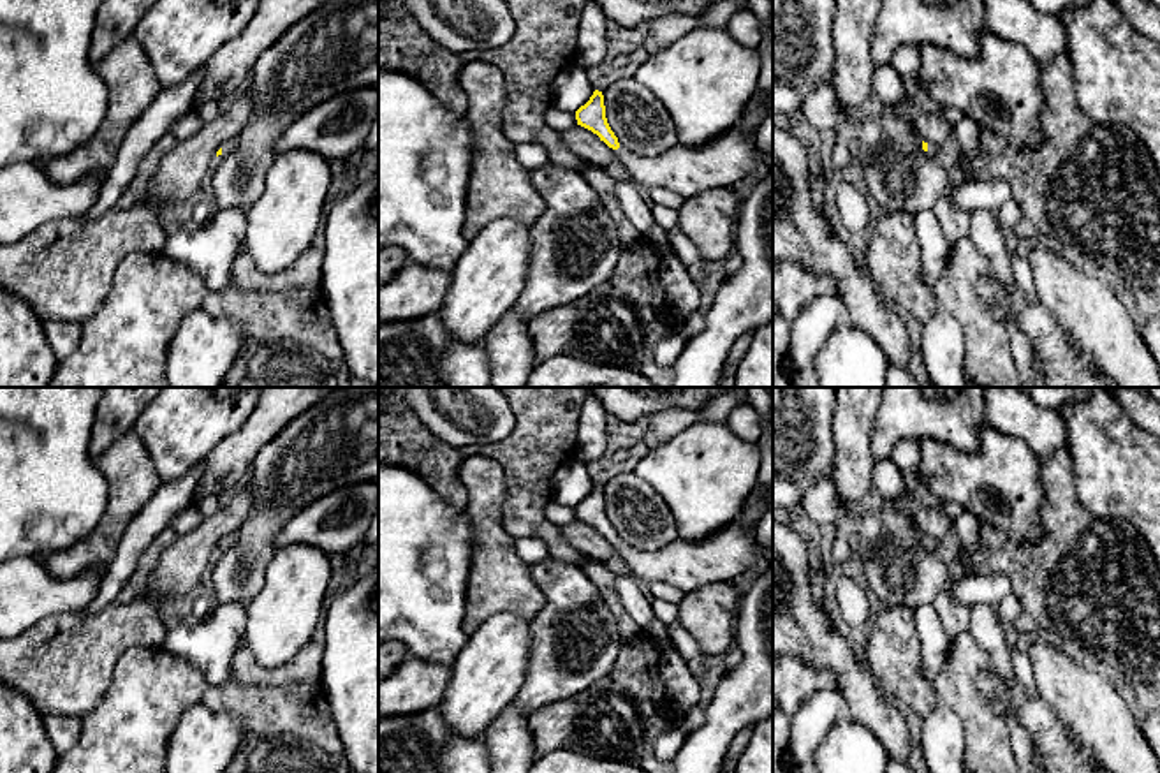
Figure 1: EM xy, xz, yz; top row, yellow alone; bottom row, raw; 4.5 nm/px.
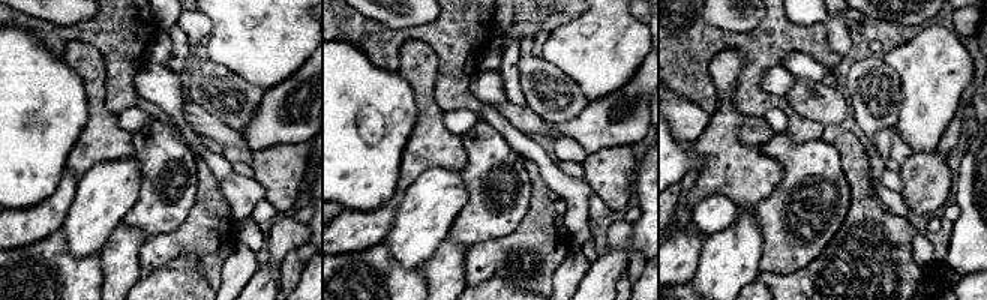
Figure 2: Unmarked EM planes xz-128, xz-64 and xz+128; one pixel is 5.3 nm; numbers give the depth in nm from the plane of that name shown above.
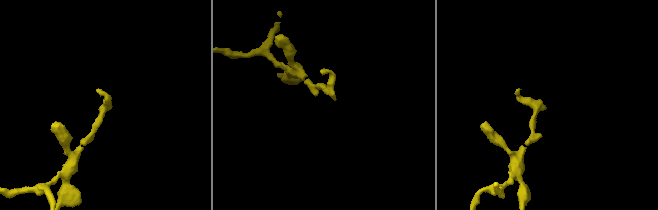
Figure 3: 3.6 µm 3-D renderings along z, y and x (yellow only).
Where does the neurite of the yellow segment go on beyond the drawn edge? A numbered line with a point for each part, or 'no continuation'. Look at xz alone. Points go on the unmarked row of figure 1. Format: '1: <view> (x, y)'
no continuation

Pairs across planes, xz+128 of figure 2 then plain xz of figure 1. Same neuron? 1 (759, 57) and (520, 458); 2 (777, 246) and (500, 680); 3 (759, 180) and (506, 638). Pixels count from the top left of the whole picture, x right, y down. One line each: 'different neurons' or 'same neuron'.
1: same neuron
2: different neurons
3: different neurons

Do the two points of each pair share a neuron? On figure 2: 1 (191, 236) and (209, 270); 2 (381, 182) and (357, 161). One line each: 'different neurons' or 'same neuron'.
1: same neuron
2: same neuron

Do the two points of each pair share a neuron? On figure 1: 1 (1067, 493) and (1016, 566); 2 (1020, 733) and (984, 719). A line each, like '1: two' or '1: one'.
1: one
2: two

